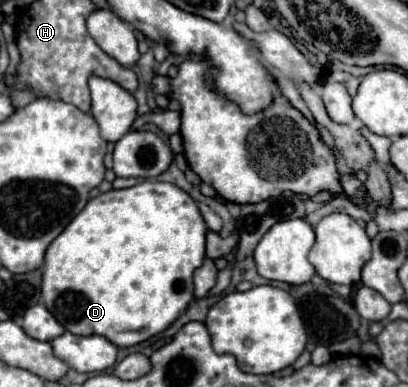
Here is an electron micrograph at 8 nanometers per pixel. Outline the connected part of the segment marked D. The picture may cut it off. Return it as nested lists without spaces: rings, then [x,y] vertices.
[[[144,180],[144,182],[138,182],[132,188],[126,188],[126,190],[110,190],[110,192],[104,192],[104,194],[92,198],[86,204],[86,208],[48,246],[44,268],[42,268],[42,282],[44,282],[42,298],[44,298],[44,304],[54,314],[54,318],[68,332],[72,332],[76,336],[100,334],[100,336],[108,338],[112,344],[116,344],[116,346],[134,346],[134,344],[140,344],[140,342],[144,342],[144,340],[148,340],[148,338],[164,332],[174,320],[178,320],[178,316],[186,310],[186,306],[194,298],[192,274],[194,274],[196,268],[200,268],[200,262],[204,262],[204,258],[206,258],[206,232],[208,232],[208,226],[206,226],[206,222],[204,222],[204,218],[202,218],[202,214],[198,210],[198,204],[190,198],[188,192],[184,192],[176,184]]]

